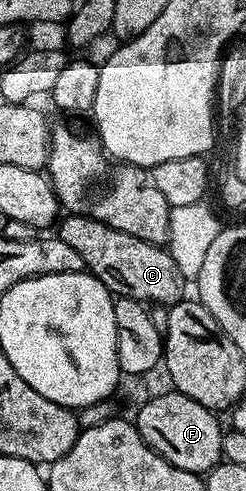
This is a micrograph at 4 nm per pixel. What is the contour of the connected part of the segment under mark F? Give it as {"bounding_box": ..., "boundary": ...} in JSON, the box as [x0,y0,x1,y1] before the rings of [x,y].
{"bounding_box":[136,390,224,473],"boundary":[[[172,390],[163,396],[152,396],[138,411],[136,426],[140,437],[160,457],[164,457],[176,469],[205,473],[216,464],[223,462],[222,437],[224,427],[218,424],[219,416],[200,401],[192,401],[184,393]]]}

